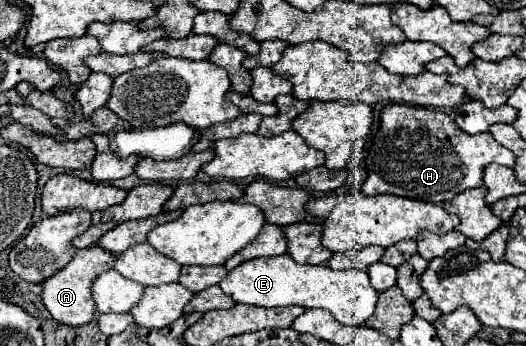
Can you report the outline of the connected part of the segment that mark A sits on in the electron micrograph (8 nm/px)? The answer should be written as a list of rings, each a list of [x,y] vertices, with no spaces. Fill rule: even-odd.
[[[90,245],[86,249],[80,249],[74,259],[60,269],[56,275],[48,277],[46,281],[42,281],[42,303],[48,309],[48,313],[58,321],[64,323],[68,327],[78,327],[84,323],[90,323],[94,319],[94,301],[90,295],[90,287],[94,277],[98,277],[102,271],[108,271],[114,267],[114,255],[110,255],[108,251],[102,251],[98,245]]]

